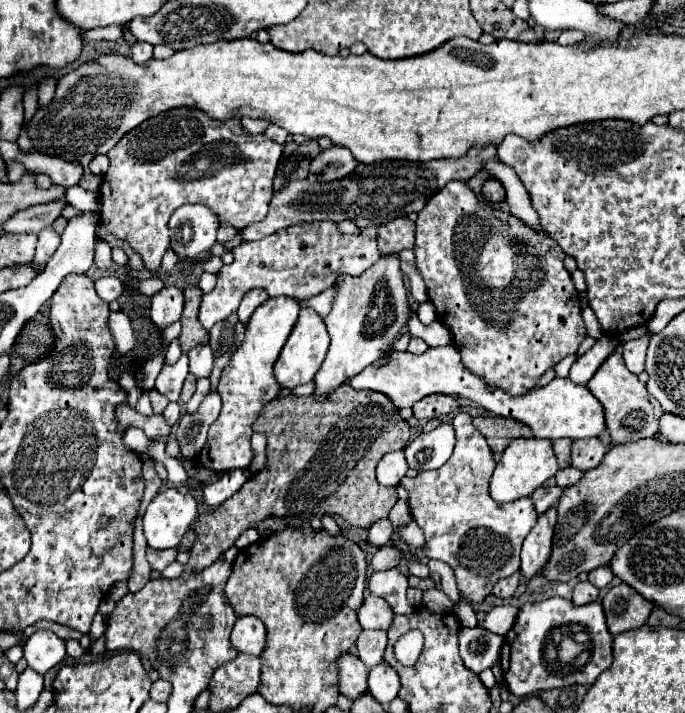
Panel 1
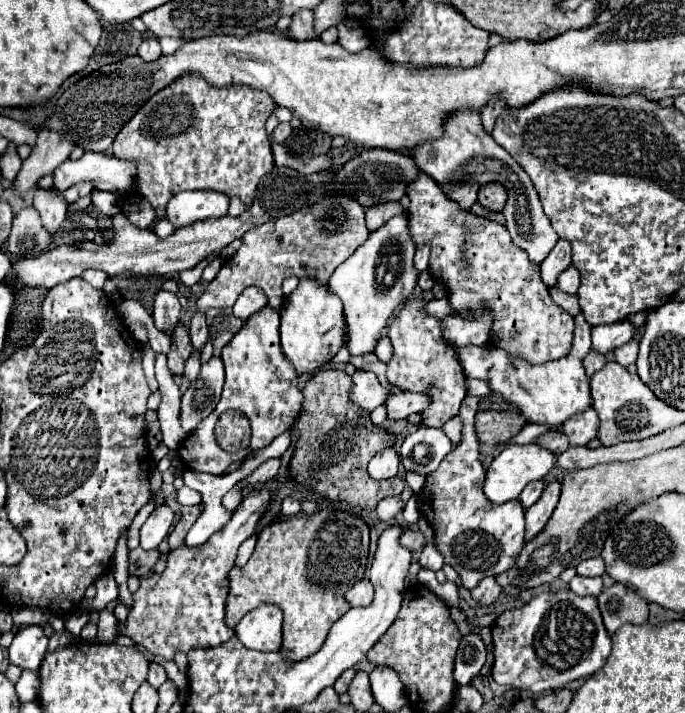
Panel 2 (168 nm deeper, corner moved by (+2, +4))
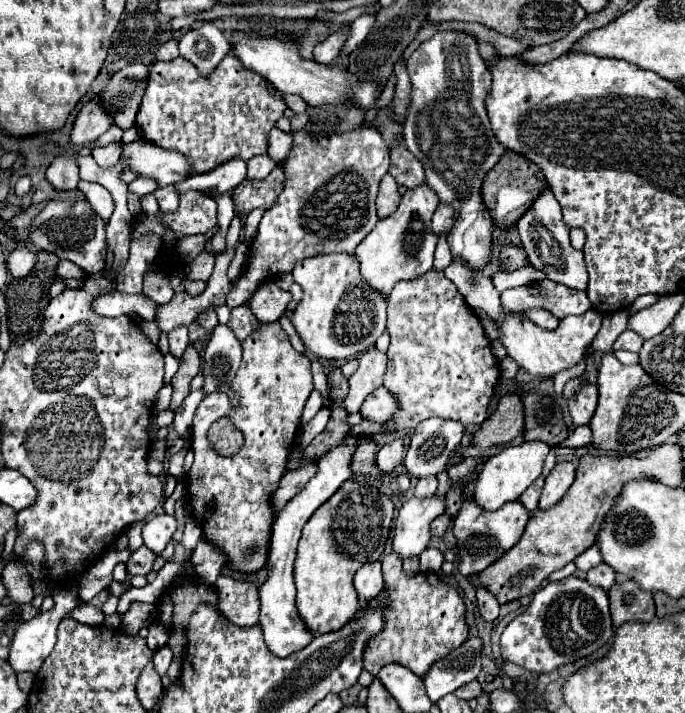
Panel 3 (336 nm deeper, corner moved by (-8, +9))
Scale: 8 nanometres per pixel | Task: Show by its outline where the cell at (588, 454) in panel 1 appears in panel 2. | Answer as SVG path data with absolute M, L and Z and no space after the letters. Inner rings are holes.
M588 409L586 413L572 417L564 423L564 435L568 437L568 443L572 447L582 445L586 447L592 439L598 437L598 415L594 409Z

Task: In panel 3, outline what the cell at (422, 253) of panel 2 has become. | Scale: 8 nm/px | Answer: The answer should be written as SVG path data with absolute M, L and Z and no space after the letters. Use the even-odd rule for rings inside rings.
M440 204L434 212L434 220L432 220L432 228L436 234L442 234L446 228L452 226L452 210L446 204Z

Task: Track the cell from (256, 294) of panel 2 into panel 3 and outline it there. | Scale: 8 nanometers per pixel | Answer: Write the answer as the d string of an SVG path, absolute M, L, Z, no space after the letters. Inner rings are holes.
M272 280L260 284L258 292L252 296L252 300L248 302L254 316L262 322L262 324L270 324L270 322L278 322L288 304L292 300L292 294L290 292L284 292L280 290Z

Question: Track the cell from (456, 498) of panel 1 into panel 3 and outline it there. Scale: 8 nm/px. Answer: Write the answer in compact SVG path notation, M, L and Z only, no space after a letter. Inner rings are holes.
M464 500L460 512L452 520L456 546L460 554L458 572L464 576L472 572L480 572L486 566L490 566L494 560L498 560L502 554L506 554L520 540L528 518L530 518L530 512L524 510L524 506L520 506L518 502L508 502L496 512L486 512L480 506L476 506L474 500Z

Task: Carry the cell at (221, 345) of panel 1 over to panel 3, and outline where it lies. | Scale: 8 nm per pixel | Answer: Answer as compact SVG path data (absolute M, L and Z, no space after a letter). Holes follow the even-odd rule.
M242 304L242 306L236 306L232 308L232 318L228 322L230 330L240 338L240 340L246 340L246 336L250 336L254 330L260 328L256 316L252 314L250 306L248 304Z

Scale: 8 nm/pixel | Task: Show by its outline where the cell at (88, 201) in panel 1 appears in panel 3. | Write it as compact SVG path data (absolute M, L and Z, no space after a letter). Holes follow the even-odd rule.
M138 178L138 180L134 180L132 184L128 184L128 188L130 188L132 192L144 196L144 194L150 194L150 192L156 190L156 182L152 182L152 180L148 180L148 178Z

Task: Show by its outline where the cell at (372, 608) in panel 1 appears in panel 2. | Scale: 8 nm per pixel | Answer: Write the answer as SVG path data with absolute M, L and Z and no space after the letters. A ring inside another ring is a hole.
M362 579L360 583L356 583L352 589L346 591L346 601L352 605L352 607L362 607L362 605L370 605L374 597L374 587L368 579Z

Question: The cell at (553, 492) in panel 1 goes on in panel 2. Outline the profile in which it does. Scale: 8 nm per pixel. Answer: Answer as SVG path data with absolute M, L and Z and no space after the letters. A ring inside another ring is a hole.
M534 481L534 483L530 483L530 485L522 491L522 495L520 495L522 507L524 507L524 509L530 509L530 507L540 499L540 495L542 495L544 489L546 489L546 483L544 483L544 481Z

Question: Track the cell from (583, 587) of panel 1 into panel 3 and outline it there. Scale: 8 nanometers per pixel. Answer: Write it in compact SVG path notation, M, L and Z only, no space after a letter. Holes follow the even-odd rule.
M598 564L596 568L592 568L590 572L588 572L588 576L586 576L586 580L590 582L590 584L596 584L596 586L600 586L600 588L604 588L604 590L610 590L610 586L614 584L614 570L608 566L608 564Z

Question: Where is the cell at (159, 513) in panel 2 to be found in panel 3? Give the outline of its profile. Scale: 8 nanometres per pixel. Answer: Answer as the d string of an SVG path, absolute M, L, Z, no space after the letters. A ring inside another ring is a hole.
M158 514L152 520L148 520L142 528L144 544L154 552L162 554L162 550L168 546L172 540L172 534L176 532L176 518L168 514Z

